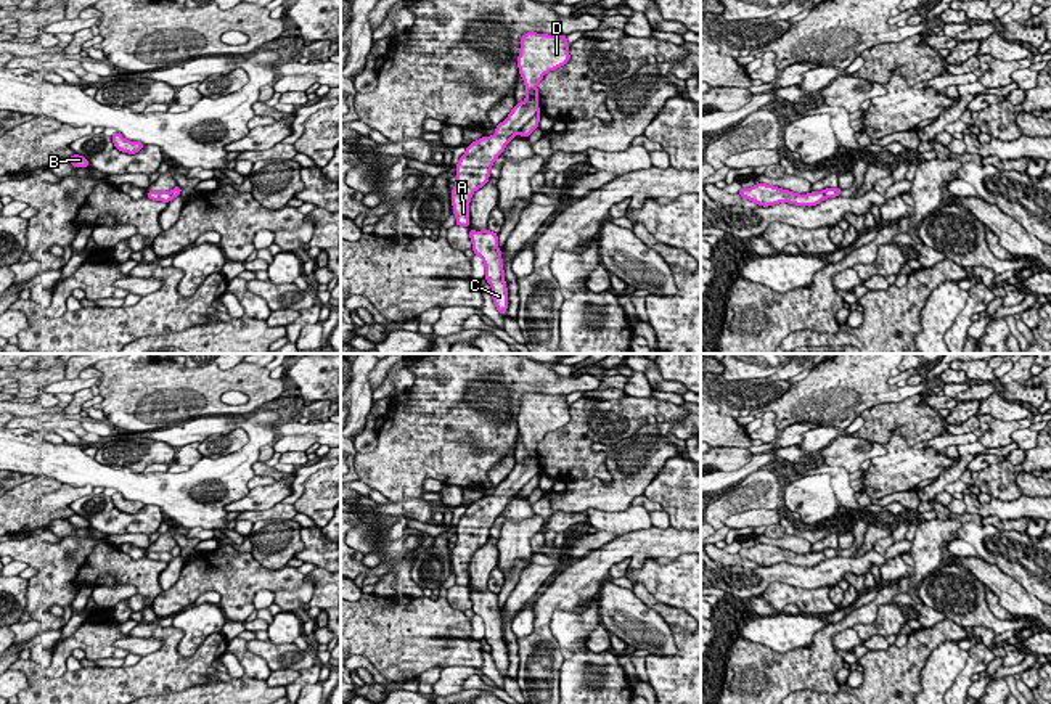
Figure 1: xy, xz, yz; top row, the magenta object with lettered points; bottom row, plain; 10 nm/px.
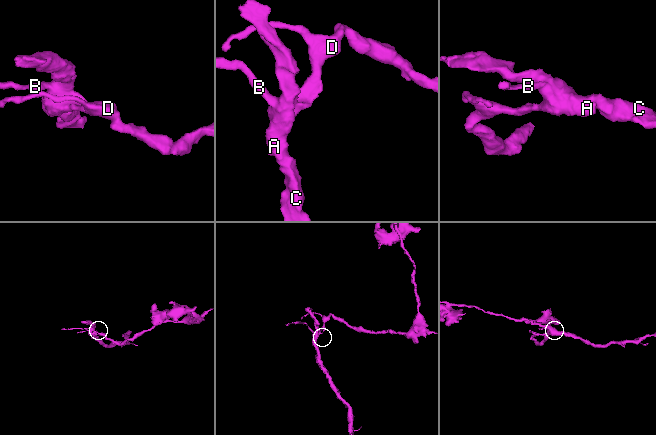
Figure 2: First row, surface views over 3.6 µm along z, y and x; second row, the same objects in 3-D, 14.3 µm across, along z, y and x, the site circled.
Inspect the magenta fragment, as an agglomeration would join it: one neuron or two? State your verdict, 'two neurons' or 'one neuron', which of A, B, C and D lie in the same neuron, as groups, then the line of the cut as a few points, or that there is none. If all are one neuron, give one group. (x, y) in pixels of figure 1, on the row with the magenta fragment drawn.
two neurons; A B D / C; cut in xz along (539, 113), (518, 130)

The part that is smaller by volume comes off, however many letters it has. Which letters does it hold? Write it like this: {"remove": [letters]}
{"remove": ["C"]}

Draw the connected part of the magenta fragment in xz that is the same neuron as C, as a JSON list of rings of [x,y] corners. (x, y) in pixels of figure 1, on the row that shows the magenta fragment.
[[[489,228],[482,231],[469,230],[472,252],[484,260],[485,280],[492,286],[492,299],[500,312],[508,309],[508,288],[505,281],[501,251],[498,249],[498,235]]]

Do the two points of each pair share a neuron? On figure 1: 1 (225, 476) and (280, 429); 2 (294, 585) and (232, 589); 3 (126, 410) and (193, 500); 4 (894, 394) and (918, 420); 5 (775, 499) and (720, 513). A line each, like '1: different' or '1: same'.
1: different
2: same
3: different
4: different
5: same

